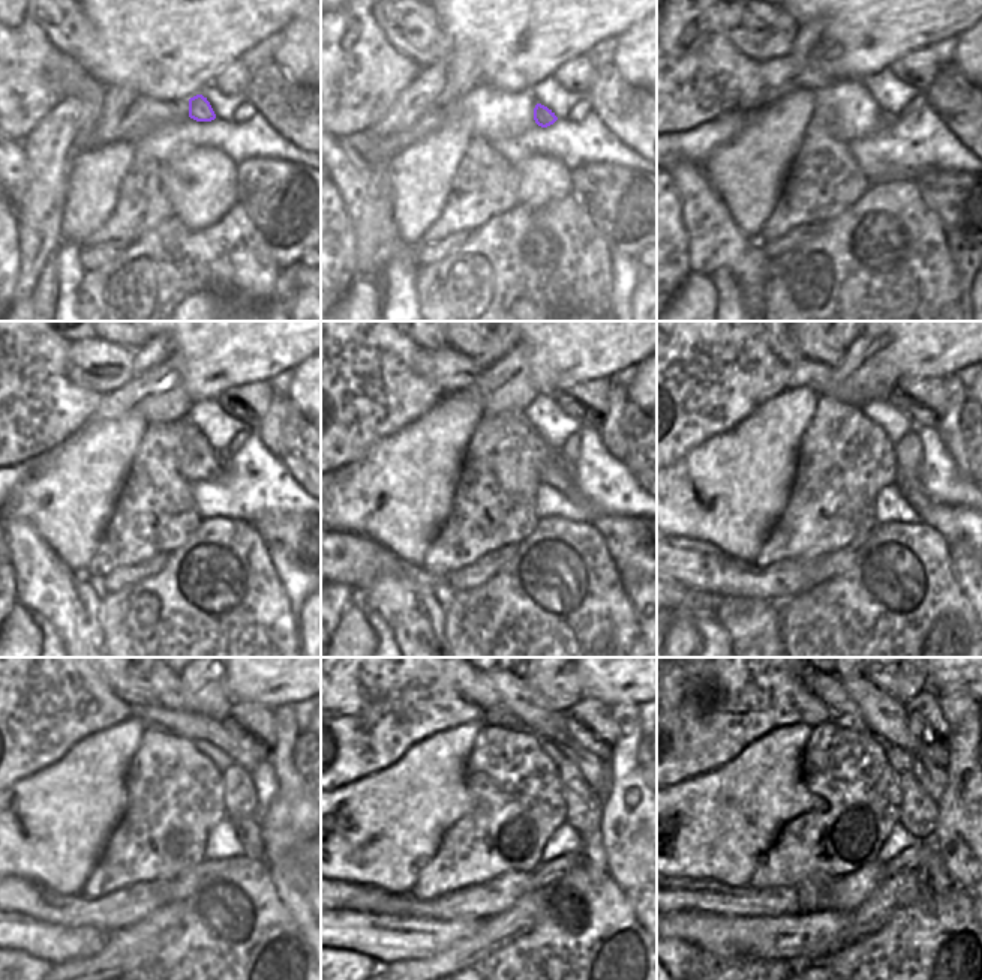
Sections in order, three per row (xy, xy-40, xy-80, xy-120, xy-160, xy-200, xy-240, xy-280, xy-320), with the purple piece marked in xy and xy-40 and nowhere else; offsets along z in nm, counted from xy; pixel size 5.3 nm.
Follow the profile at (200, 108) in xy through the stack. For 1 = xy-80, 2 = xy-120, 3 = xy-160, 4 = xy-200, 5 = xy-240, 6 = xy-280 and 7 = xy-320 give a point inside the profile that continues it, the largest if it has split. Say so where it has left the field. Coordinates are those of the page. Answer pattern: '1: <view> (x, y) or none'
1: xy-80 (883, 117)
2: xy-120 (207, 464)
3: xy-160 (556, 471)
4: xy-200 (909, 483)
5: xy-240 (248, 830)
6: xy-280 (591, 845)
7: xy-320 (934, 883)

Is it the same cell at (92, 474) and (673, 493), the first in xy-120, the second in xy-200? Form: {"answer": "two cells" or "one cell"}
{"answer": "one cell"}

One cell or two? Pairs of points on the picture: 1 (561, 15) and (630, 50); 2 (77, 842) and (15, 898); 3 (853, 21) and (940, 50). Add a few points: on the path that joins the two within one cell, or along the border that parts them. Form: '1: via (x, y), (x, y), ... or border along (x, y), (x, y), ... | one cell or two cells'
1: border along (640, 20), (616, 36) | two cells
2: border along (15, 875), (30, 878), (66, 895) | two cells
3: border along (958, 35), (943, 38), (930, 47) | two cells

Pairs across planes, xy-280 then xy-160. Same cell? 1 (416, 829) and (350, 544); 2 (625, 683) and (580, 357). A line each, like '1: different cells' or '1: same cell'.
1: different cells
2: same cell

